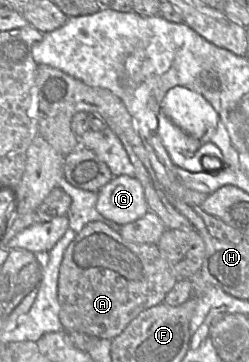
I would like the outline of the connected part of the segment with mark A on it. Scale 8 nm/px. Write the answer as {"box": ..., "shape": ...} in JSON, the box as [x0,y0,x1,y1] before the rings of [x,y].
{"box":[60,221,176,341],"shape":[[[101,221],[89,222],[68,245],[60,266],[60,322],[67,332],[112,341],[142,311],[163,302],[176,281],[157,244],[134,243]]]}

